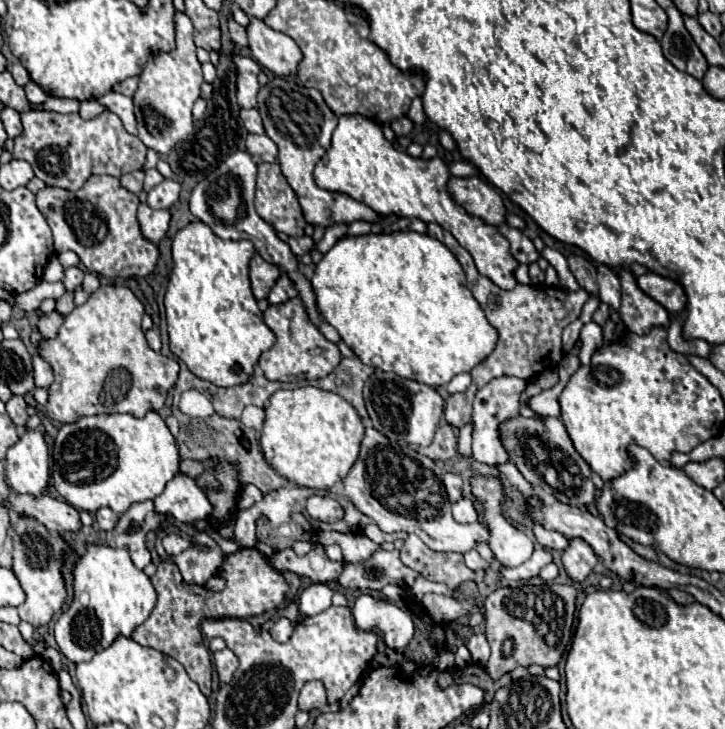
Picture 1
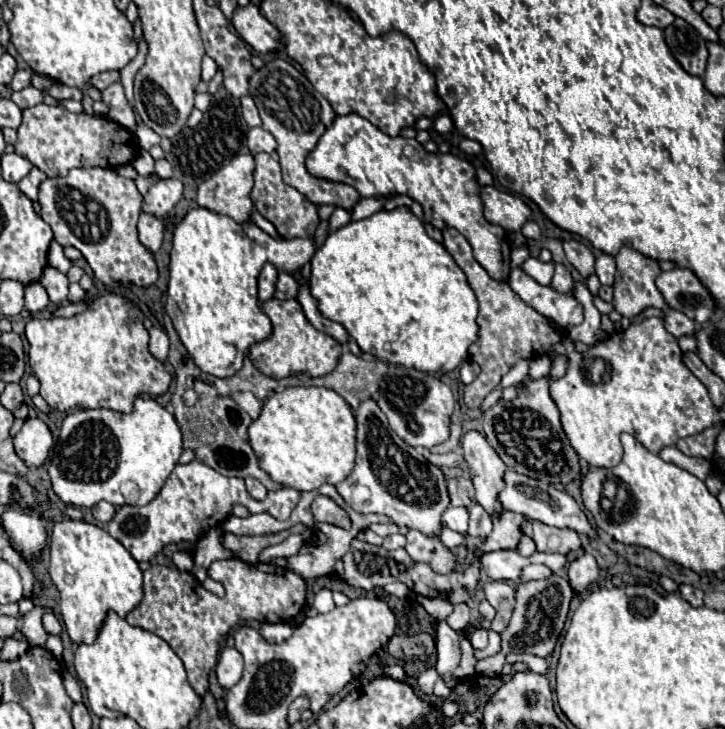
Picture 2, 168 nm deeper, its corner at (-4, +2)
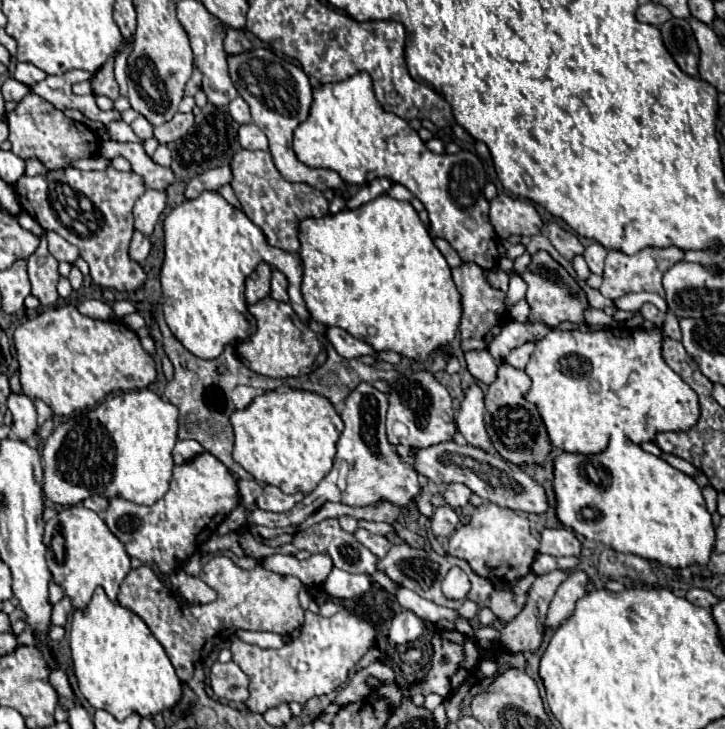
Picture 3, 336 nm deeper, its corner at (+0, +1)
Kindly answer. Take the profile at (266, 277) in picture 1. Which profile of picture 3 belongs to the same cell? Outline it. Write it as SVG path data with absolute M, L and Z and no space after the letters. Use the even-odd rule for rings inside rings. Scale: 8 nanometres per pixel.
M260 263L246 279L246 301L252 305L270 295L270 265Z

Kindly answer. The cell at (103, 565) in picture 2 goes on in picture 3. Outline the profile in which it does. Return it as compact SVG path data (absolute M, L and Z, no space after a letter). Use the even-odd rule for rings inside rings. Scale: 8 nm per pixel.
M82 505L62 509L54 519L46 521L44 545L48 547L46 561L52 581L58 583L72 599L74 609L84 609L90 603L96 587L102 587L108 599L116 601L118 589L126 579L126 573L130 573L130 557L98 513Z

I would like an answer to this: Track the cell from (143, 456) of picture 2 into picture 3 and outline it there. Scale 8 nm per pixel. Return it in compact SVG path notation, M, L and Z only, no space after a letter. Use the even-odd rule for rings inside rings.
M150 389L118 393L92 411L74 413L44 443L44 495L68 507L92 495L106 499L118 495L138 505L154 505L170 485L176 435L178 409Z

